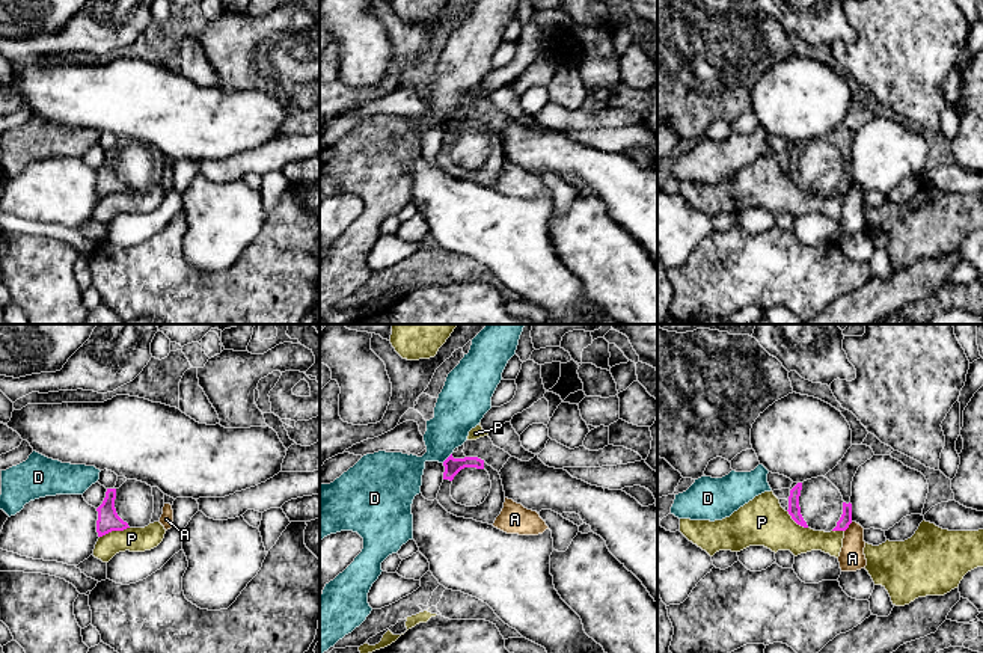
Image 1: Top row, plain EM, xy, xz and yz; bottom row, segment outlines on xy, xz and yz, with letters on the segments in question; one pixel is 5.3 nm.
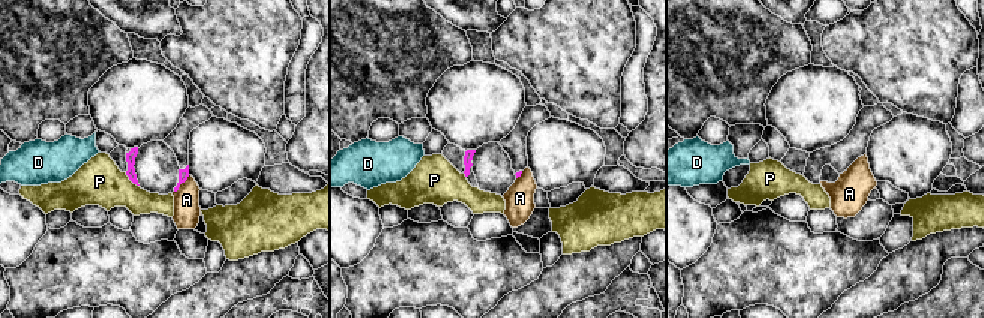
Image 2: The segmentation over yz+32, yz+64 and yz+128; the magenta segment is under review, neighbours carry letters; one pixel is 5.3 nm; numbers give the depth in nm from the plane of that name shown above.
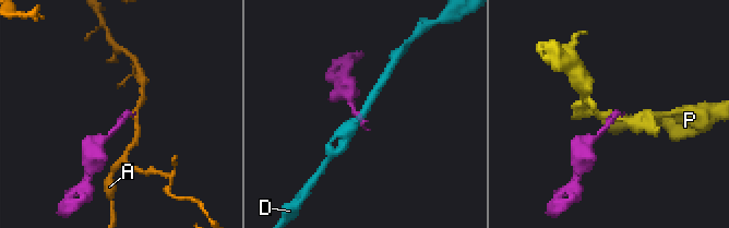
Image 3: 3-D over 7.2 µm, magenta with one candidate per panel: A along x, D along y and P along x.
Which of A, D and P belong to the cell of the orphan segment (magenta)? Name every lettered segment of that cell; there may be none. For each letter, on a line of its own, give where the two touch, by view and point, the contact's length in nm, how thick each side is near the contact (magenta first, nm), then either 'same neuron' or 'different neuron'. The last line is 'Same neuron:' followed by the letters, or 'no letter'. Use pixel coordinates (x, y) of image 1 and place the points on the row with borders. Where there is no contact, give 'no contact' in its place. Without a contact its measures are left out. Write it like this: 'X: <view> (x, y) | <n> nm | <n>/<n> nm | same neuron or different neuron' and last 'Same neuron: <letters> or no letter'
A: yz (848, 527) | 70 nm | 70/140 nm | different neuron
D: xz (448, 457) | 80 nm | 90/240 nm | different neuron
P: xy (113, 530) | 170 nm | 120/130 nm | different neuron
Same neuron: no letter

